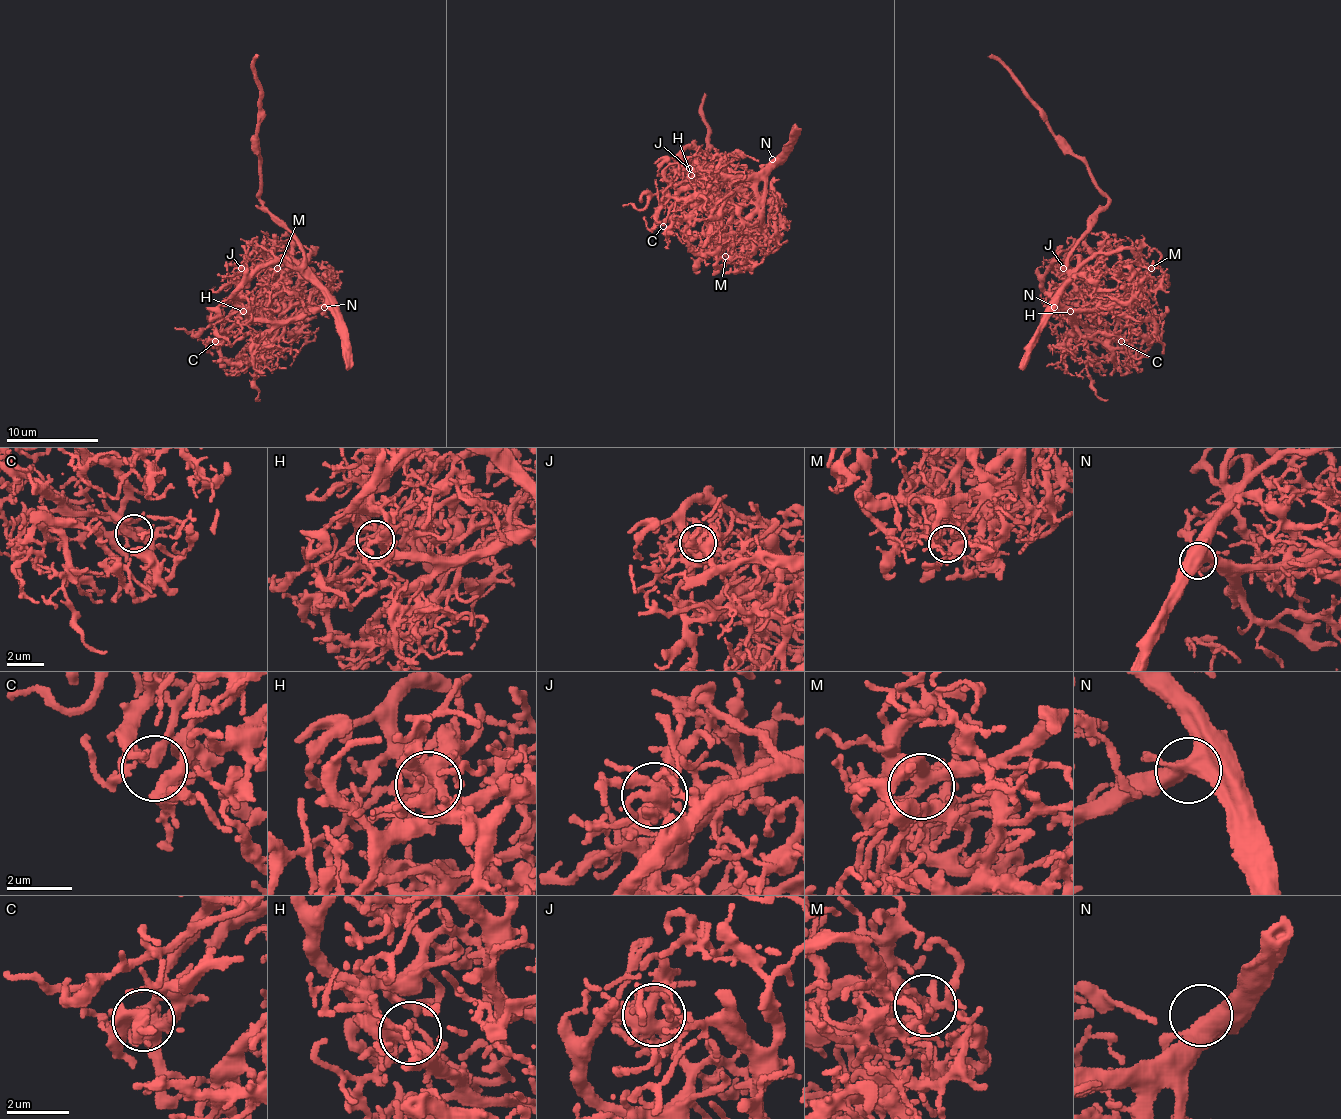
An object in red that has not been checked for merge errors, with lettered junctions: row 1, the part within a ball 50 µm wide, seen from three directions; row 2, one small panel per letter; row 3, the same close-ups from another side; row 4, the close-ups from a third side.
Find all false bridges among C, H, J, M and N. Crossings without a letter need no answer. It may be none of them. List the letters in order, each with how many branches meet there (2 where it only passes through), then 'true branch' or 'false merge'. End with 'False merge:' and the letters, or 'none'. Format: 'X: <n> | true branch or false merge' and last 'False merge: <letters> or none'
C: 4 | true branch
H: 3 | true branch
J: 10 | true branch
M: 1 | true branch
N: 3 | true branch
False merge: none

